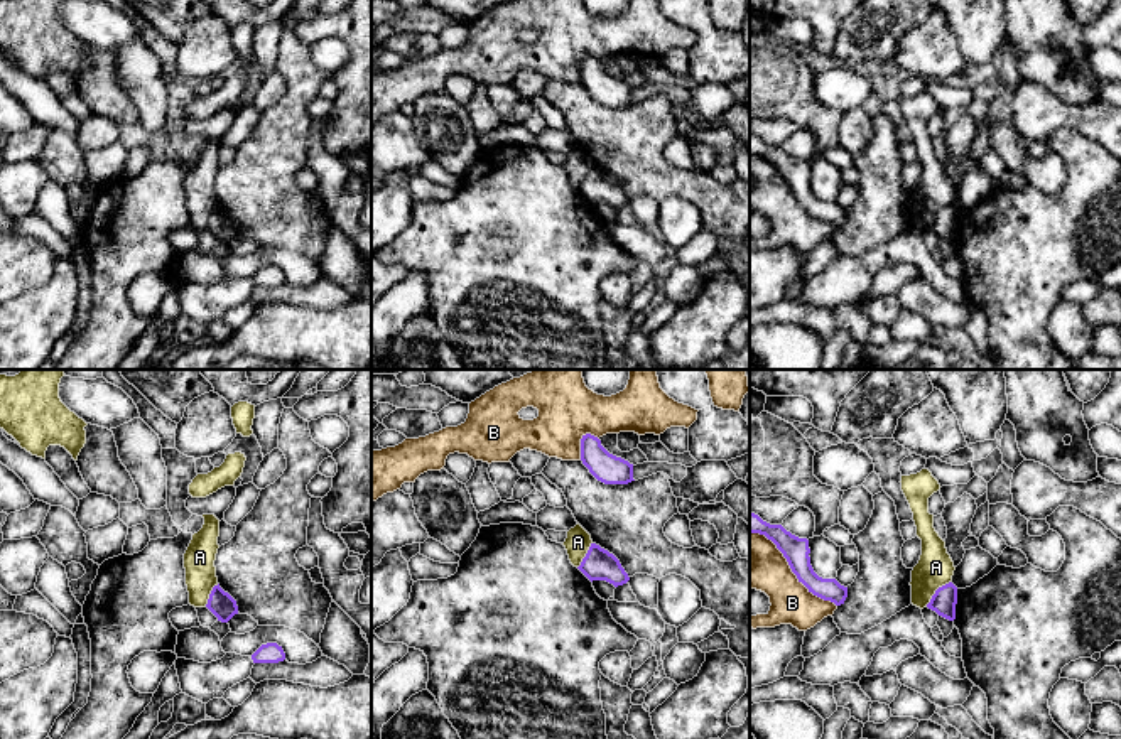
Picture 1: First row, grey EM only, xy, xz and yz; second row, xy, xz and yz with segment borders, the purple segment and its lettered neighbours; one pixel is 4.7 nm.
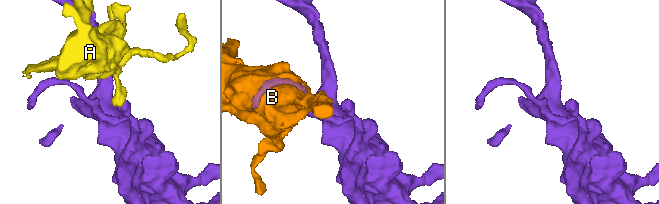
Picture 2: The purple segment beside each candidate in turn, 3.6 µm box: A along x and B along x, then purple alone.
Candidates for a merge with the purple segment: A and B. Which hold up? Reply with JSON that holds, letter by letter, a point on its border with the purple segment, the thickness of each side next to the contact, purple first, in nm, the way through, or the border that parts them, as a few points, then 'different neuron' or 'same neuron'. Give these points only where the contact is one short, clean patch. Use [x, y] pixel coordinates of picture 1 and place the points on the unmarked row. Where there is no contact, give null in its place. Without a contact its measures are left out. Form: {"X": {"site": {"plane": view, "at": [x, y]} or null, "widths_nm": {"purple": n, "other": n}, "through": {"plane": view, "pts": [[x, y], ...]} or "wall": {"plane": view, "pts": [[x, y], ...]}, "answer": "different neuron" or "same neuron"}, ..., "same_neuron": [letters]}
{"A": {"site": {"plane": "yz", "at": [936, 213]}, "widths_nm": {"purple": 120, "other": 170}, "wall": {"plane": "yz", "pts": [[951, 203], [942, 206], [926, 228]]}, "answer": "different neuron"}, "B": {"site": {"plane": "yz", "at": [790, 189]}, "widths_nm": {"purple": 120, "other": 280}, "answer": "different neuron"}, "same_neuron": []}

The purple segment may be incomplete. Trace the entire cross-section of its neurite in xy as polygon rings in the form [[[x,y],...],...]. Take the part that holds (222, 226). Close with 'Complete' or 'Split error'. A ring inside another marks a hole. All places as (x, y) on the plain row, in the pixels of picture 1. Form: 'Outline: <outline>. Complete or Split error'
Outline: [[[219,206],[213,209],[206,229],[221,245],[228,245],[235,236],[238,236],[236,223],[228,214],[225,214]]]. Complete

